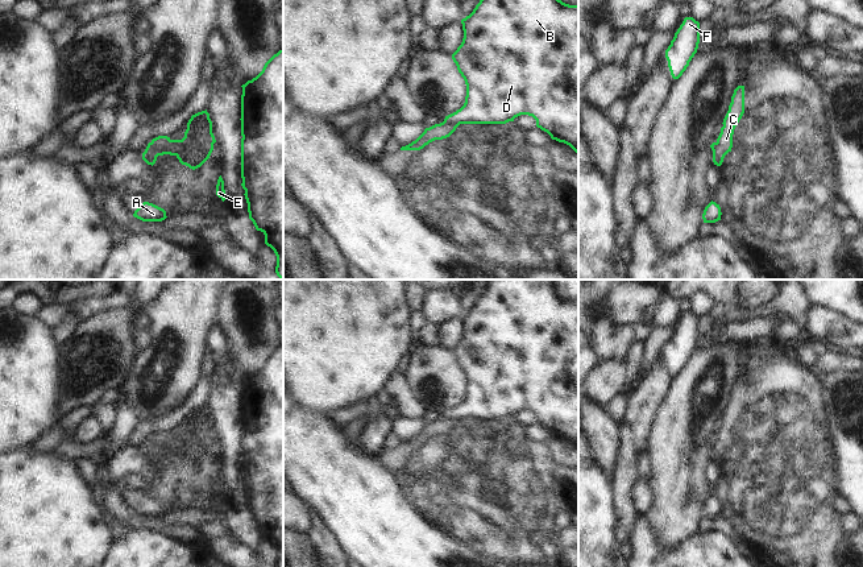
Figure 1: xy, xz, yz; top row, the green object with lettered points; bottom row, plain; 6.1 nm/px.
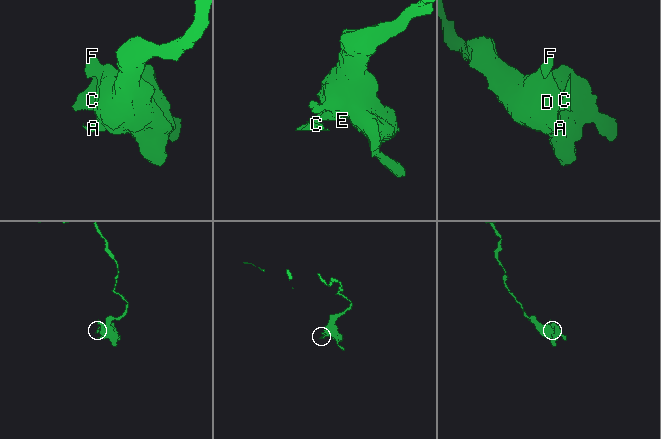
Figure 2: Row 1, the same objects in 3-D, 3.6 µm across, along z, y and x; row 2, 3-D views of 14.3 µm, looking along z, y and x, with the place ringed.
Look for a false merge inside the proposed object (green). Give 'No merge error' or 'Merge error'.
Merge error

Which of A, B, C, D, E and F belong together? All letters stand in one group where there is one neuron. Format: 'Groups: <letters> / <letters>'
Groups: A B D E F / C

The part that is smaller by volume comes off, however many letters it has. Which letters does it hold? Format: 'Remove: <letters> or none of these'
Remove: C

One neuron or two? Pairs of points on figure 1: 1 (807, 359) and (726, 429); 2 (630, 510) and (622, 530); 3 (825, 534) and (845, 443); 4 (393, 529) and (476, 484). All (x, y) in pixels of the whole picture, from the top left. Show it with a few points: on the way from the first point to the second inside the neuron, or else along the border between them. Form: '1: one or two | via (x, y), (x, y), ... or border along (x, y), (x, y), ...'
1: two | border along (781, 347), (787, 356), (810, 369)
2: one | via (626, 516), (625, 525)
3: two | border along (838, 489), (841, 493)
4: two | border along (401, 489), (405, 497), (431, 524)

